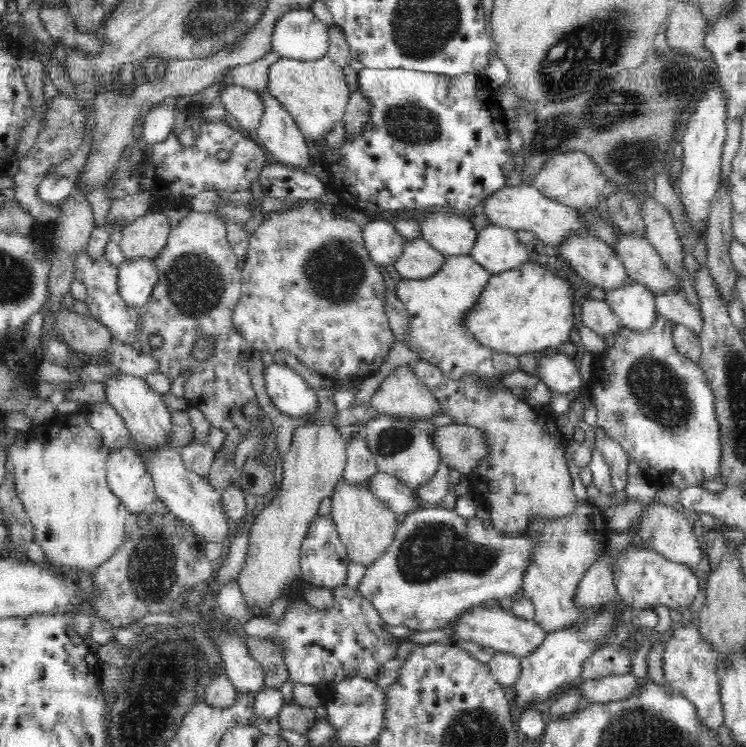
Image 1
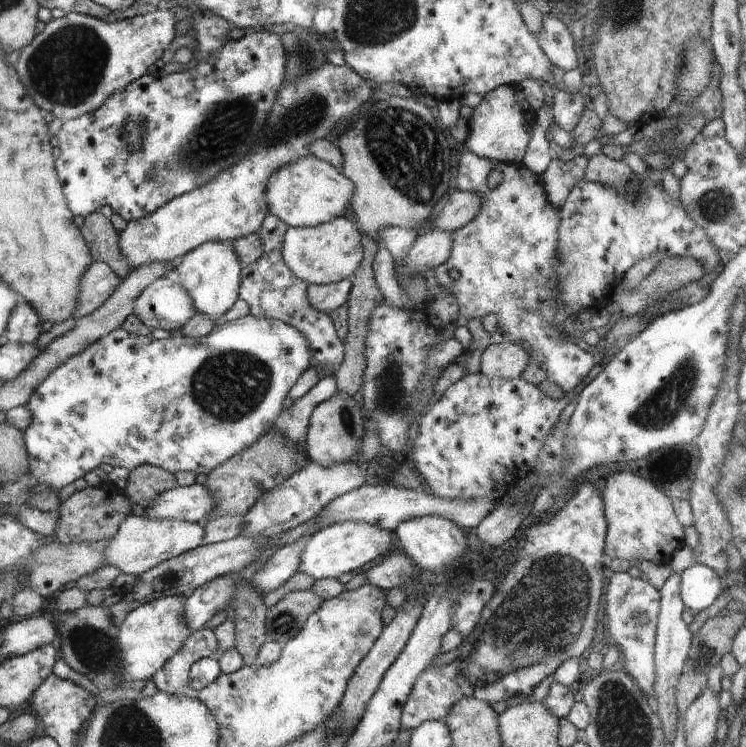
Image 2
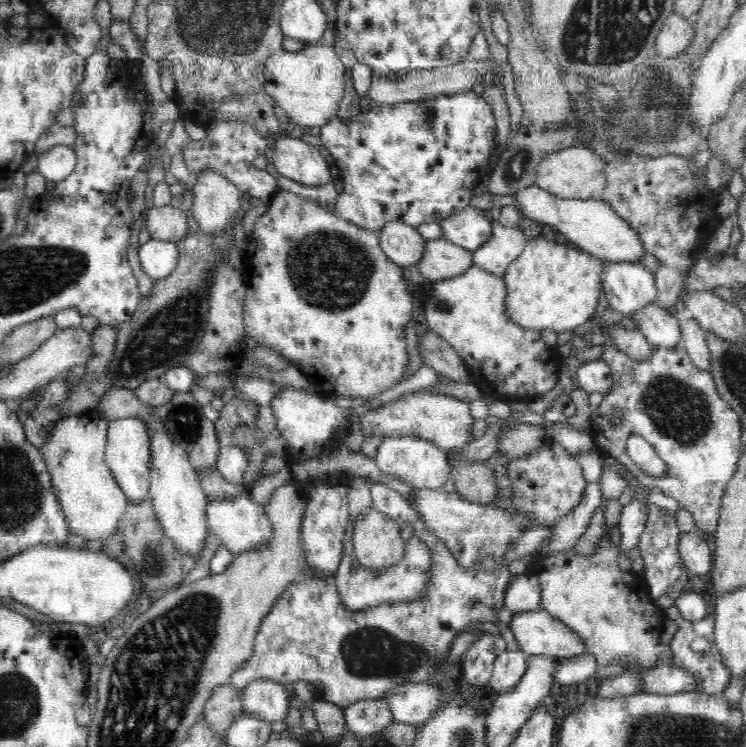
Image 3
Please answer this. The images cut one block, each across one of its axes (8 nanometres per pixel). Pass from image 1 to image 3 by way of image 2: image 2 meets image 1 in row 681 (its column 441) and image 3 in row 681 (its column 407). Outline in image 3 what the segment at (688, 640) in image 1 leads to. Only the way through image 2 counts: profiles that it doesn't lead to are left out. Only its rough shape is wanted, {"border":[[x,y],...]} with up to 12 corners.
{"border":[[676,605],[664,609],[678,626],[674,667],[698,675],[698,689],[717,695],[729,685],[714,638],[714,615],[695,622]]}

